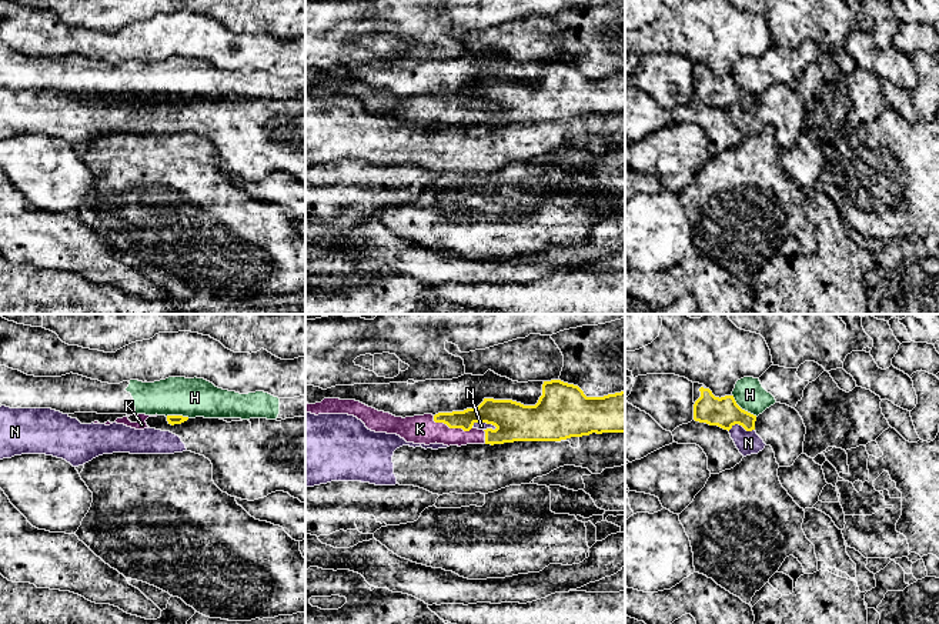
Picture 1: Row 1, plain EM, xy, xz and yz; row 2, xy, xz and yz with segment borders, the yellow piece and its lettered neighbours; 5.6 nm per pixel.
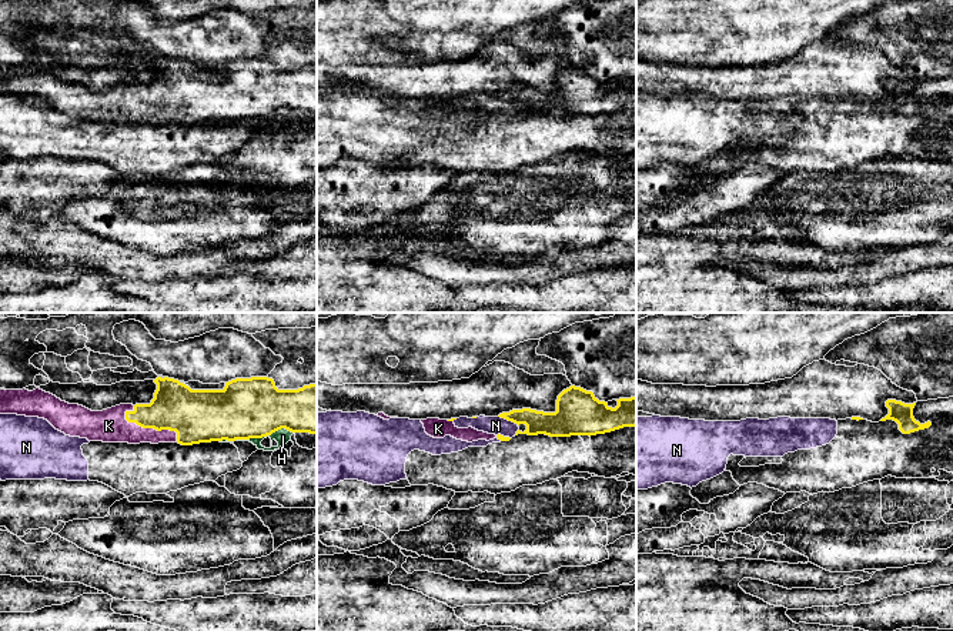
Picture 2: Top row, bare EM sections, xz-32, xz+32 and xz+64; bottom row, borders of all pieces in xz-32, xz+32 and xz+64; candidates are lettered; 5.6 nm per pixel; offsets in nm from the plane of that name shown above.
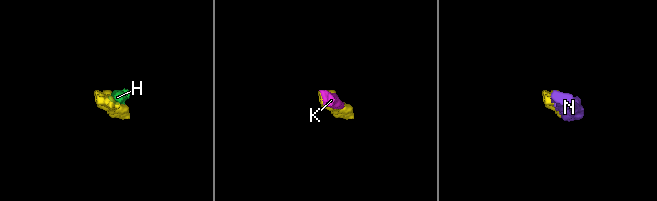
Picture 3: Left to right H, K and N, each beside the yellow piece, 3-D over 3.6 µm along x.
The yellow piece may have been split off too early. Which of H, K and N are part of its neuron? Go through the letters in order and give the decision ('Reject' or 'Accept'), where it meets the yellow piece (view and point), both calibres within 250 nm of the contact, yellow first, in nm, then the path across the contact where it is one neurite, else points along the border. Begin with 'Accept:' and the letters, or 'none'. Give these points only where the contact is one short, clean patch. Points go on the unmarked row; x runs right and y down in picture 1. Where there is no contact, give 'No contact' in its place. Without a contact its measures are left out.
Accept: K
H: Reject. Touches yellow at yz (741, 89). Thickness 170 nm (yellow) against 170 nm
K: Accept. Touches yellow at xz (451, 107). Thickness 140 nm (yellow) against 160 nm. Path across: xz (493, 92), (473, 94), (451, 107), (420, 109)
N: Reject. Touches yellow at xz (484, 102). Thickness 220 nm (yellow) against 50 nm. Boundary: xz (471, 106), (475, 103), (491, 103), (497, 107)

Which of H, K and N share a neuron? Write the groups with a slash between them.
H / K / N

